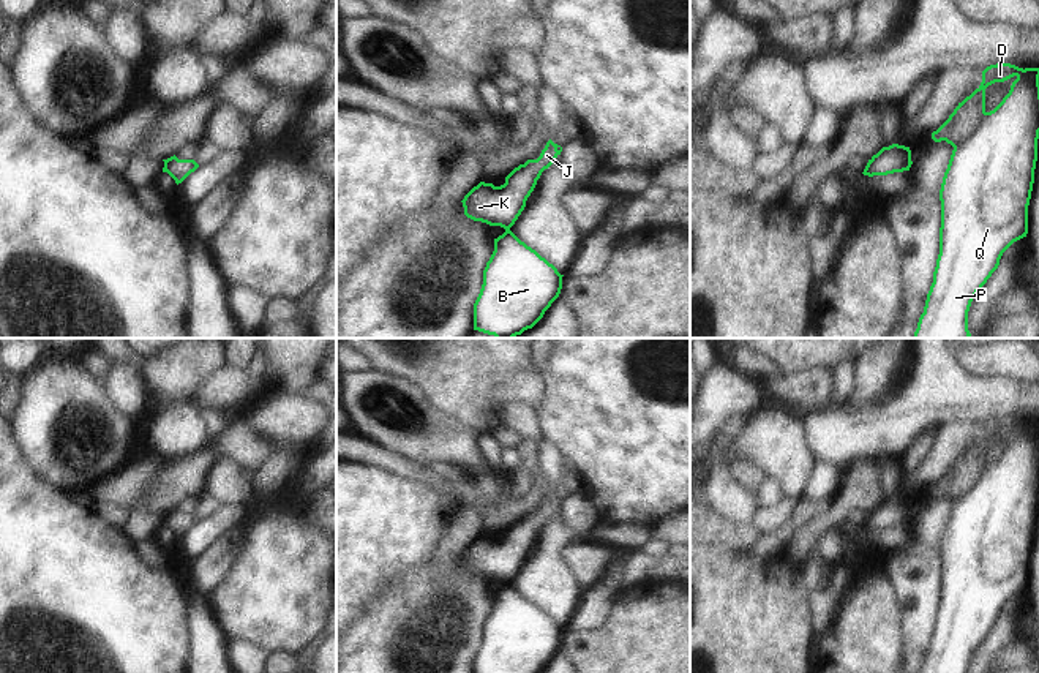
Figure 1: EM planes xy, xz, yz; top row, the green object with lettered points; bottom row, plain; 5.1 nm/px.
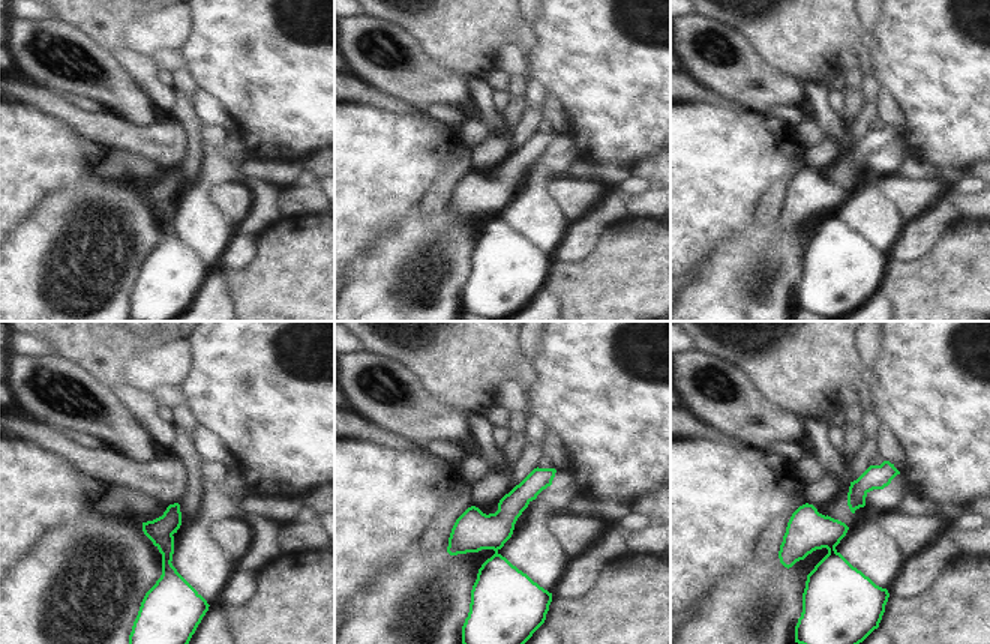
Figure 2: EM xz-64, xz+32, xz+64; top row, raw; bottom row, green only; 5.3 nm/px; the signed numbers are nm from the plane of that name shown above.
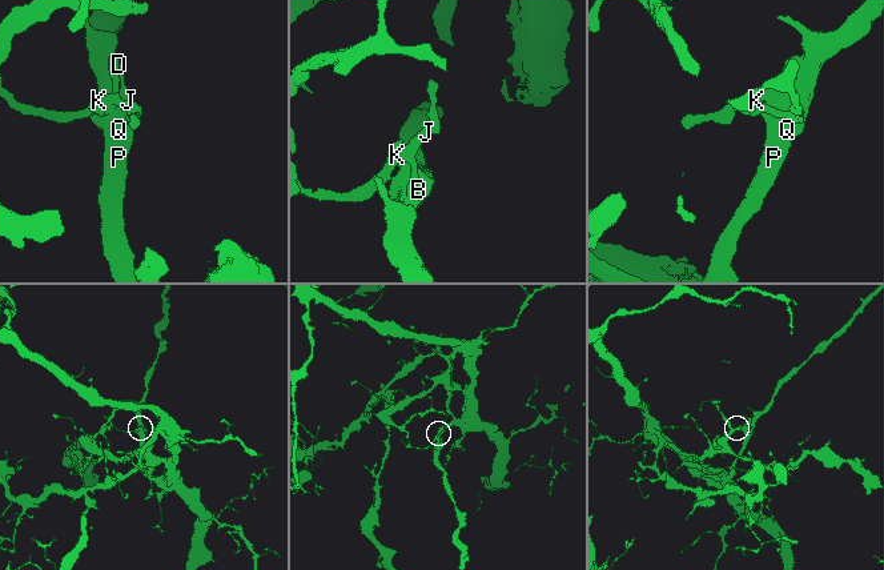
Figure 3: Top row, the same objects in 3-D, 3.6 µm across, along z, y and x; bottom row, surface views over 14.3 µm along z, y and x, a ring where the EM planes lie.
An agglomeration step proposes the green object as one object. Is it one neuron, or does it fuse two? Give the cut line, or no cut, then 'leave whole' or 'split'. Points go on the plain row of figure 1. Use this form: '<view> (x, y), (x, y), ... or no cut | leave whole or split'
no cut | leave whole

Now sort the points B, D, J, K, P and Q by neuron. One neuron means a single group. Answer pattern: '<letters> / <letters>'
B D J K P Q

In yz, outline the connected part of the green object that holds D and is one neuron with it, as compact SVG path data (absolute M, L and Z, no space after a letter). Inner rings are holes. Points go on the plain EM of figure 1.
M987 420L981 439L958 457L932 493L946 494L954 504L940 543L940 608L919 673L968 673L973 652L998 622L1003 607L1028 588L1039 493L1039 422ZM1014 430L1009 447L987 466L985 442Z

